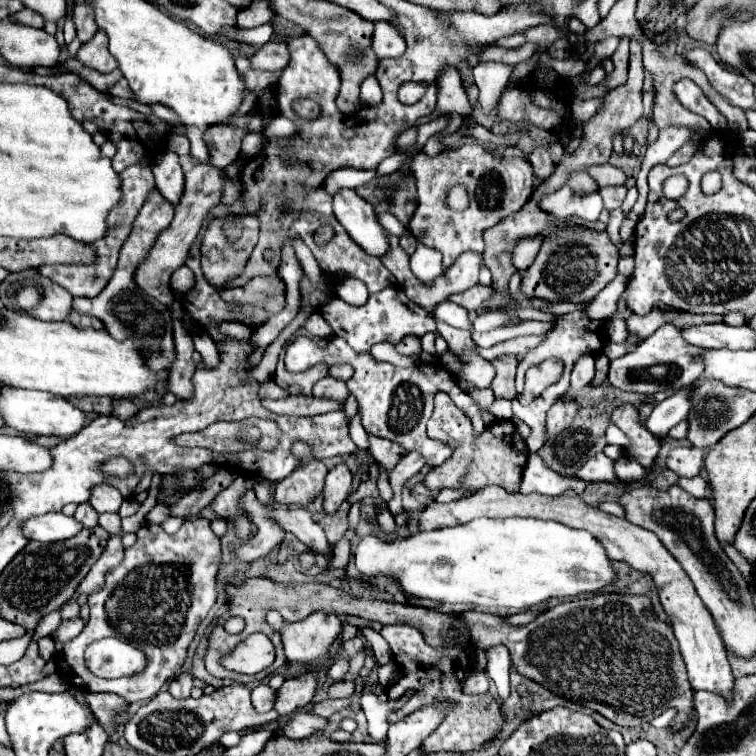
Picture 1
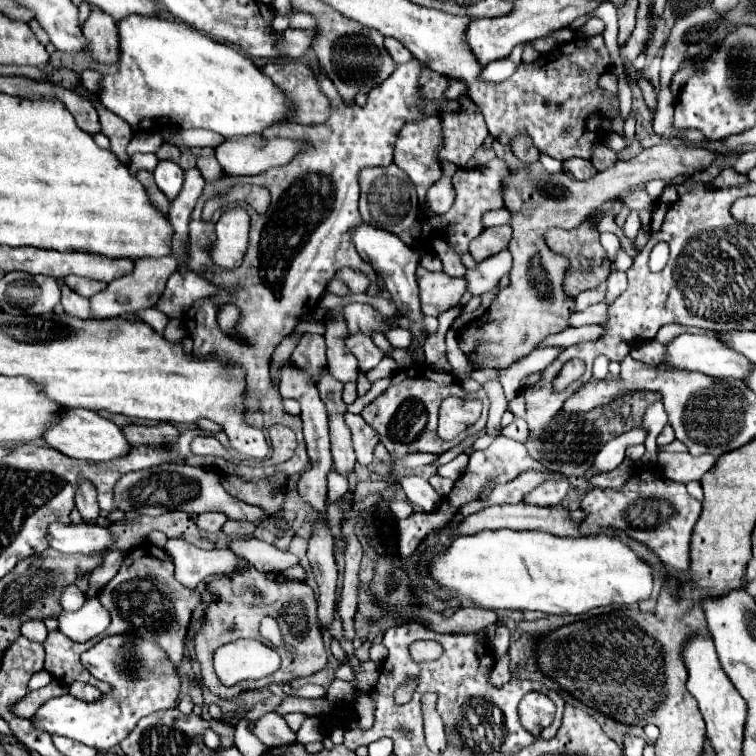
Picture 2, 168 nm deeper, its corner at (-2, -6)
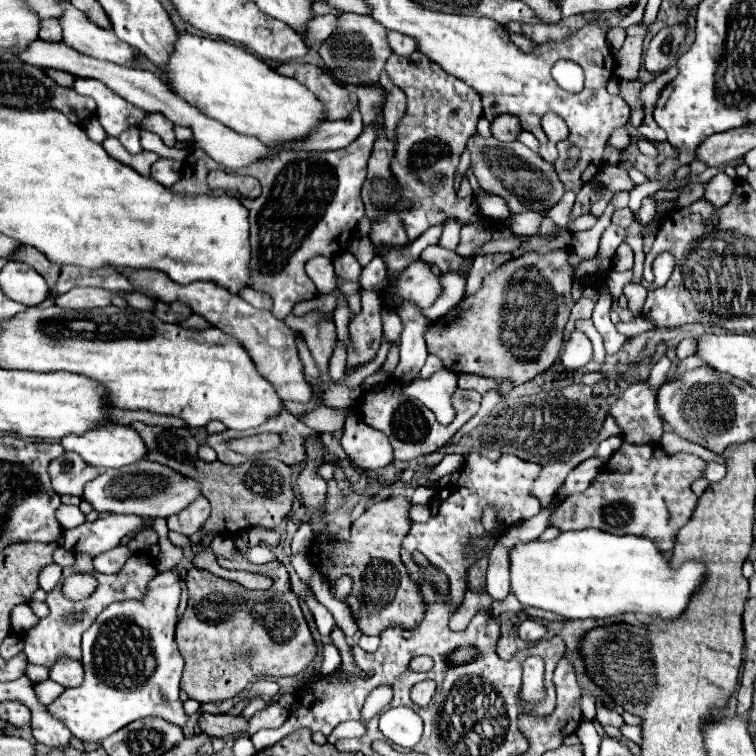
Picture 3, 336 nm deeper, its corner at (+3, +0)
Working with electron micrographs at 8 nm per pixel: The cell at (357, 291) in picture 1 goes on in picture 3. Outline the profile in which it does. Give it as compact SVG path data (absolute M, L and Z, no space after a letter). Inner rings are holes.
M315 256L305 264L305 270L307 270L309 278L315 282L319 294L331 294L337 288L335 270L333 270L333 264L329 258Z

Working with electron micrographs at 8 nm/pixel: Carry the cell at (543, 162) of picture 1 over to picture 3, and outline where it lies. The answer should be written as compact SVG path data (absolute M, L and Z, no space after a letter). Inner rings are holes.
M501 114L501 116L497 116L497 120L491 122L491 132L493 132L493 136L495 136L497 140L503 140L503 142L513 142L513 140L517 140L517 136L519 136L521 130L523 130L523 128L521 128L519 120L517 120L515 116L511 116L511 114Z

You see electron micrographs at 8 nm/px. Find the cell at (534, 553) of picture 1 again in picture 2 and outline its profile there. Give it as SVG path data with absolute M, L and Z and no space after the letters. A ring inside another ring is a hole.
M484 530L472 536L458 536L452 546L432 560L432 578L446 590L470 598L472 604L488 610L536 610L542 614L580 616L588 610L620 604L632 606L650 598L654 568L646 564L624 540L610 536L552 536L546 532Z

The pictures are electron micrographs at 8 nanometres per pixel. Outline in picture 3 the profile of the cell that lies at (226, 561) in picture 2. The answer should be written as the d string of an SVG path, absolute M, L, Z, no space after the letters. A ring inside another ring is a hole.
M171 568L161 572L149 584L149 596L141 602L115 602L93 622L93 626L83 634L83 656L93 656L93 666L85 670L85 682L81 688L67 688L55 702L47 706L47 712L65 724L75 738L81 742L99 742L133 720L145 716L161 716L177 726L185 726L189 716L183 712L183 702L179 698L179 680L183 672L183 658L175 644L175 612L181 600L181 572Z

